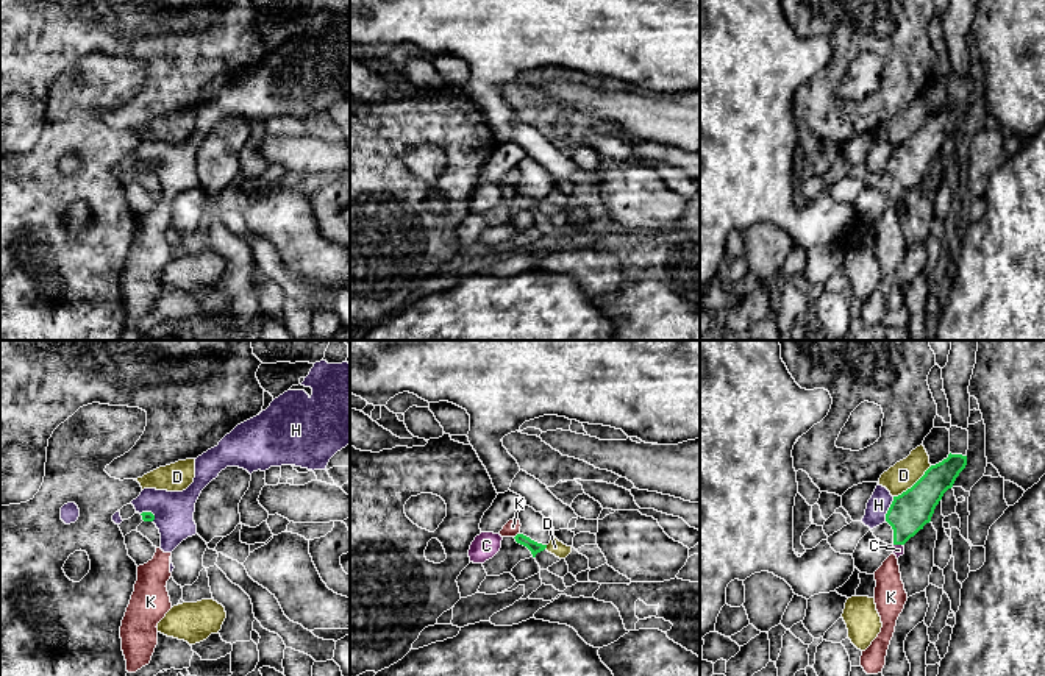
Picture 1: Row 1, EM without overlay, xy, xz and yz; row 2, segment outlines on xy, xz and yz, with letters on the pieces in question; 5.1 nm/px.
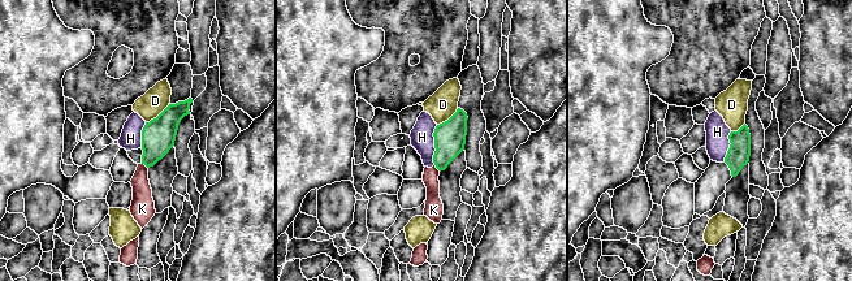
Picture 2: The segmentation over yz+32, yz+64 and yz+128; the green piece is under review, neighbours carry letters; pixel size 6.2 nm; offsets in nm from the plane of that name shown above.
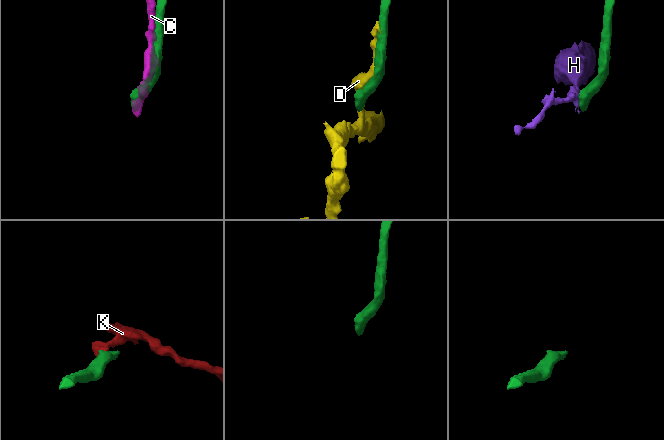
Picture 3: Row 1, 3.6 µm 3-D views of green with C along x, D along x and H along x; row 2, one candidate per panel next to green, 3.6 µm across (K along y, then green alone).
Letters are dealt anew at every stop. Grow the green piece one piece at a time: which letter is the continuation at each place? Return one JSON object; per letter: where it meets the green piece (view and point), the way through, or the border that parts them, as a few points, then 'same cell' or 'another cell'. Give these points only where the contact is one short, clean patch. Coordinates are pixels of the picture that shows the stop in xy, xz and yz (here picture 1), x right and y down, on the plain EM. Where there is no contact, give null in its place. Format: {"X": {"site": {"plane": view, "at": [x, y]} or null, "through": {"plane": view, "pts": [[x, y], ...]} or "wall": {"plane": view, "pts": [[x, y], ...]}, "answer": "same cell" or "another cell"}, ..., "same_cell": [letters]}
{"C": {"site": {"plane": "yz", "at": [898, 194]}, "answer": "another cell"}, "D": {"site": {"plane": "yz", "at": [914, 135]}, "answer": "another cell"}, "H": {"site": {"plane": "yz", "at": [889, 160]}, "wall": {"plane": "yz", "pts": [[894, 147], [884, 170]]}, "answer": "another cell"}, "K": {"site": {"plane": "xz", "at": [516, 186]}, "wall": {"plane": "xz", "pts": [[519, 183], [514, 188]]}, "answer": "another cell"}, "same_cell": []}

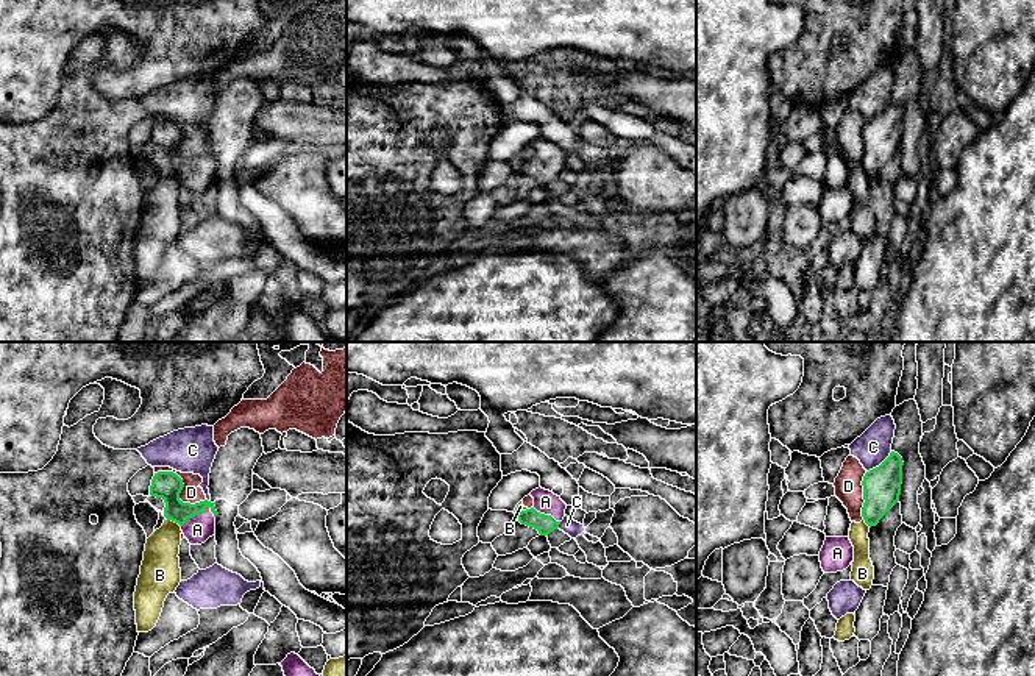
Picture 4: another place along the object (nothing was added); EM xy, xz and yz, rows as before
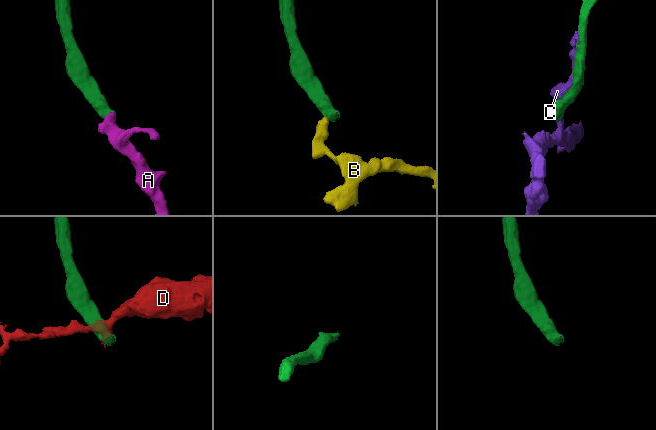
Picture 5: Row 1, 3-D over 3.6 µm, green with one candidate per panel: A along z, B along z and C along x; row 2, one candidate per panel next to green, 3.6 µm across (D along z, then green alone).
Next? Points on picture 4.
{"A": {"site": {"plane": "xy", "at": [195, 164]}, "through": {"plane": "xy", "pts": [[166, 135], [170, 147], [195, 164], [197, 180]]}, "answer": "same cell"}, "B": {"site": {"plane": "xy", "at": [174, 170]}, "wall": {"plane": "xy", "pts": [[166, 167], [180, 177]]}, "answer": "another cell"}, "C": {"site": {"plane": "yz", "at": [881, 114]}, "answer": "another cell"}, "D": {"site": {"plane": "xy", "at": [181, 139]}, "wall": {"plane": "xy", "pts": [[155, 122], [174, 122], [181, 130], [183, 152], [205, 150]]}, "answer": "another cell"}, "same_cell": ["A"]}

